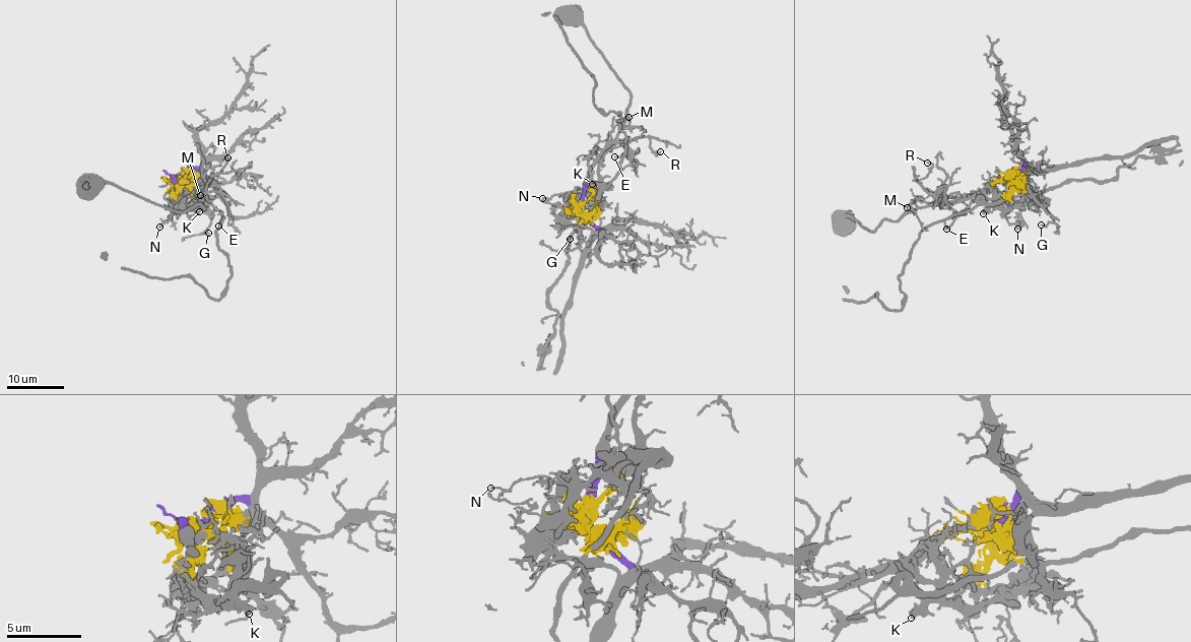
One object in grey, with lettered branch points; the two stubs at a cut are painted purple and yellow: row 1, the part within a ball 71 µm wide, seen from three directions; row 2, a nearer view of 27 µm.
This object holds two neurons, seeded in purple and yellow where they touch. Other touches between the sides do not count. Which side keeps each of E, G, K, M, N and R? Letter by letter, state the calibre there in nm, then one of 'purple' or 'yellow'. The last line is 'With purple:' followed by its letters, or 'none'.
E: 80 nm thick; yellow
G: 140 nm thick; purple
K: 400 nm thick; yellow
M: 160 nm thick; purple
N: 60 nm thick; yellow
R: 110 nm thick; purple
With purple: G, M, R

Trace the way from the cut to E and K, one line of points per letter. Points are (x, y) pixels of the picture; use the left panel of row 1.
E: (179, 176), (191, 182), (198, 198), (207, 199), (217, 208), (221, 217), (218, 226)
K: (179, 176), (186, 183), (194, 184), (198, 194), (193, 204), (199, 212)

